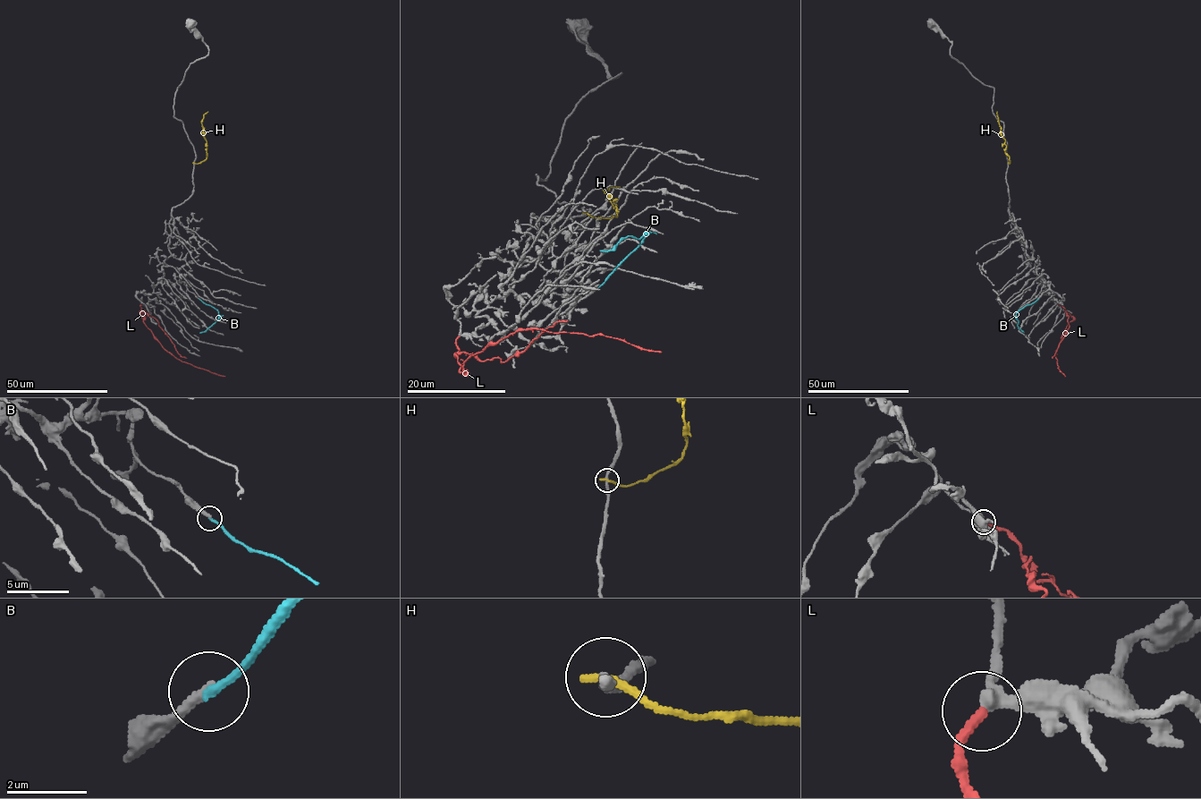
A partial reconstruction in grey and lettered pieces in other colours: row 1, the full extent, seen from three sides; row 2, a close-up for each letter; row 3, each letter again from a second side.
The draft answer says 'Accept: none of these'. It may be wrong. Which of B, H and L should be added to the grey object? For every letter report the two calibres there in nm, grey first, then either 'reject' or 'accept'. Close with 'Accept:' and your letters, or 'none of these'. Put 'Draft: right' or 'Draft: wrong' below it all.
B: 300/200 nm | reject
H: 240/200 nm | reject
L: 280/280 nm | accept
Accept: L
Draft: wrong

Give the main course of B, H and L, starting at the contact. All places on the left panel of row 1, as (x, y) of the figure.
B: (199, 299), (214, 307), (219, 315), (205, 332), (199, 333)
H: (194, 163), (200, 163), (207, 157), (201, 123), (203, 114), (208, 111)
L: (141, 305), (143, 322), (165, 350), (181, 361), (224, 376)

